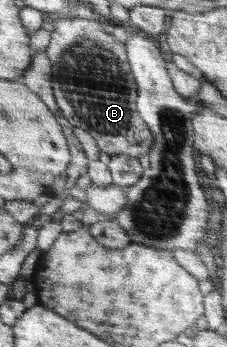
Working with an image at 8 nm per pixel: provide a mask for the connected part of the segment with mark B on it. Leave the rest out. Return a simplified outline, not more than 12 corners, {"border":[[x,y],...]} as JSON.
{"border":[[60,18],[46,51],[59,105],[110,156],[146,160],[127,43]]}

